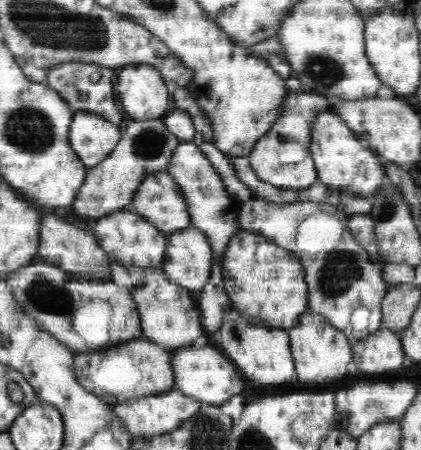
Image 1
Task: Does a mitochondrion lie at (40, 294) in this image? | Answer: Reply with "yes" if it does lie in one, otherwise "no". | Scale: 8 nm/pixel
yes

